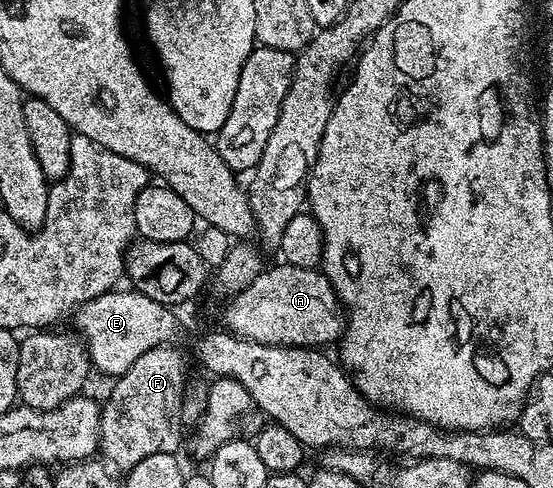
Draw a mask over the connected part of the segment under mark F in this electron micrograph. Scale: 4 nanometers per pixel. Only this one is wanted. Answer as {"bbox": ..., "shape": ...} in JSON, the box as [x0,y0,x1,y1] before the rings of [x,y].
{"bbox":[99,346,186,470],"shape":[[[164,346],[141,354],[125,374],[117,377],[99,413],[99,447],[108,465],[128,470],[151,454],[180,451],[179,439],[185,433],[181,406],[186,372],[182,354],[175,346]]]}

